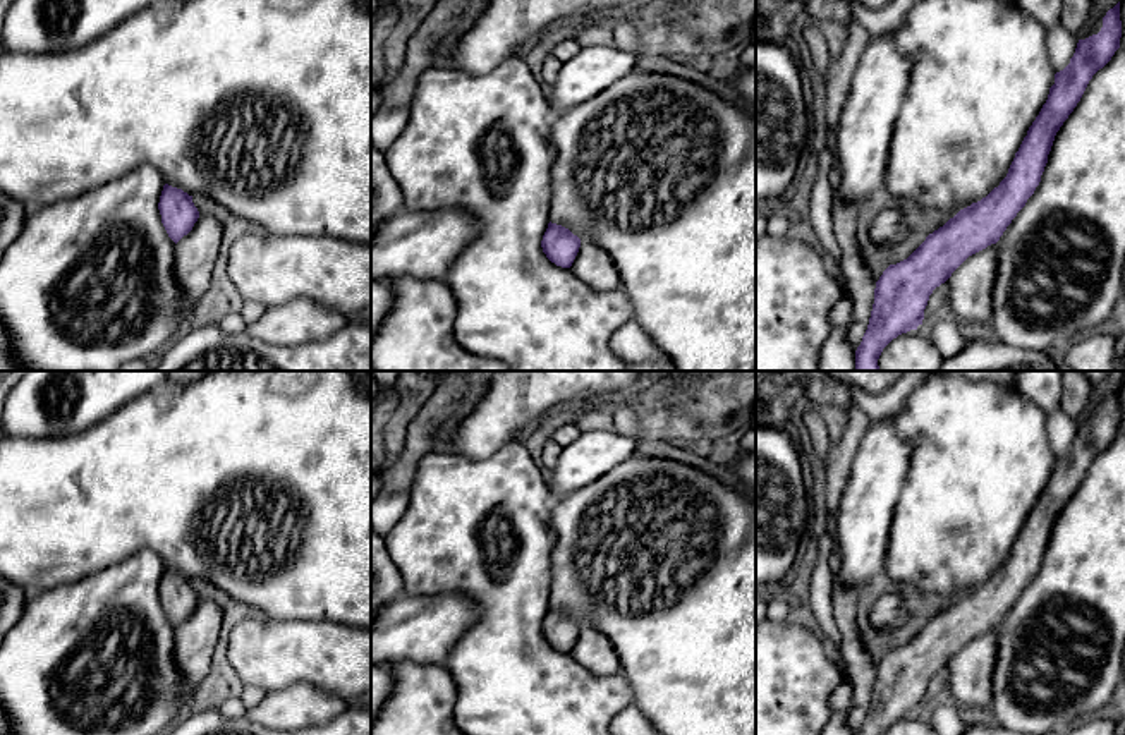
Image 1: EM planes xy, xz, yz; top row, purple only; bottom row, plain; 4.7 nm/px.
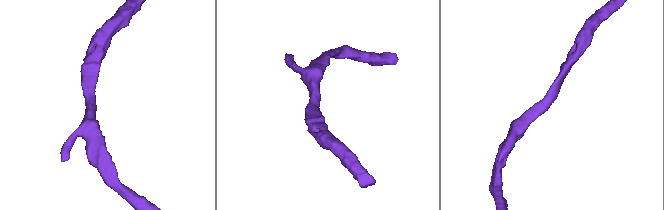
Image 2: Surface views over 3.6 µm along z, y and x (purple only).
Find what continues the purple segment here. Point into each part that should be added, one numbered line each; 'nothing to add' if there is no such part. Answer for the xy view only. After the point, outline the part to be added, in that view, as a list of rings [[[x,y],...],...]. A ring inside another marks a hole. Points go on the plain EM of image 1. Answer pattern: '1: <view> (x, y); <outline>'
1: xy (196, 637); [[[199,599],[192,615],[175,629],[173,658],[191,692],[210,671],[222,622],[222,608],[211,599]]]

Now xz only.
1: xz (591, 649); [[[582,625],[570,656],[593,675],[622,675],[622,663],[611,642],[596,629]]]

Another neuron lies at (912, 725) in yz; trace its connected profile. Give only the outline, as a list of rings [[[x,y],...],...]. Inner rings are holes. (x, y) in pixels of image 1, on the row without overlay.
[[[910,714],[893,723],[883,735],[938,735],[938,733],[929,723],[922,721],[917,714]]]

